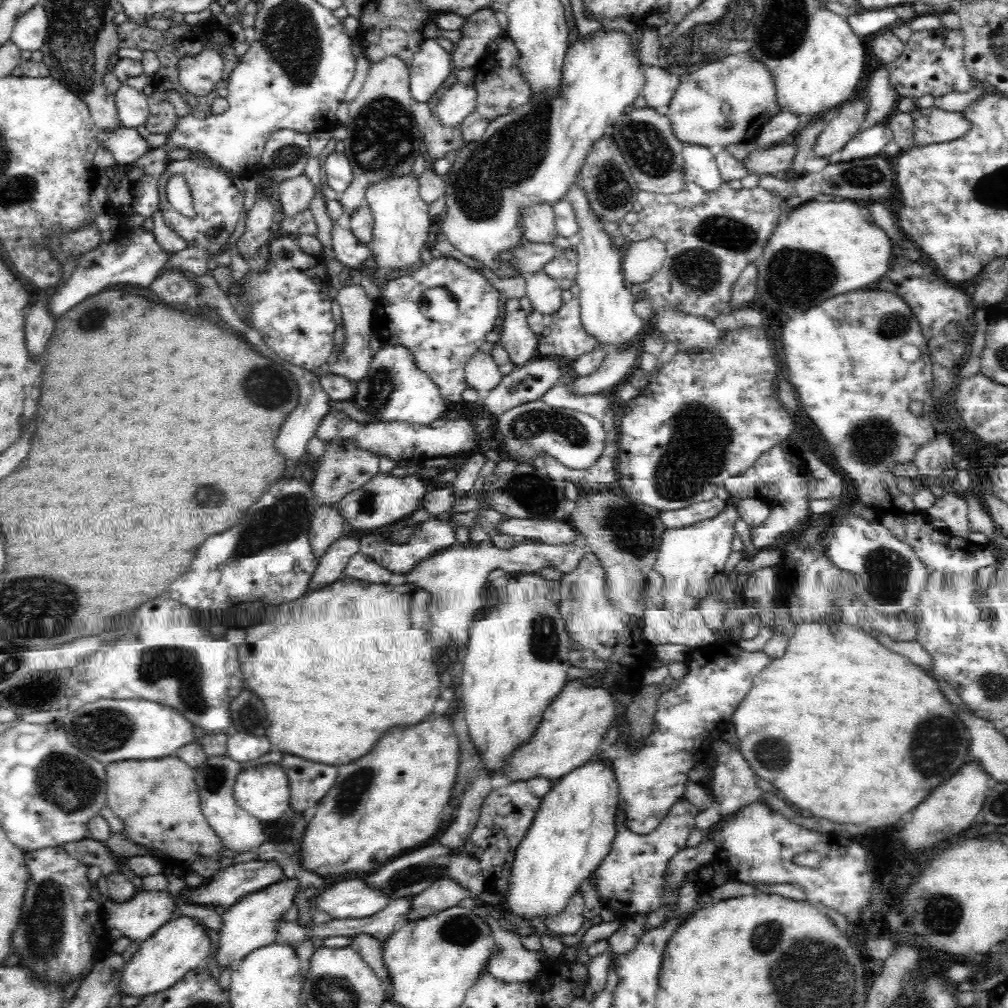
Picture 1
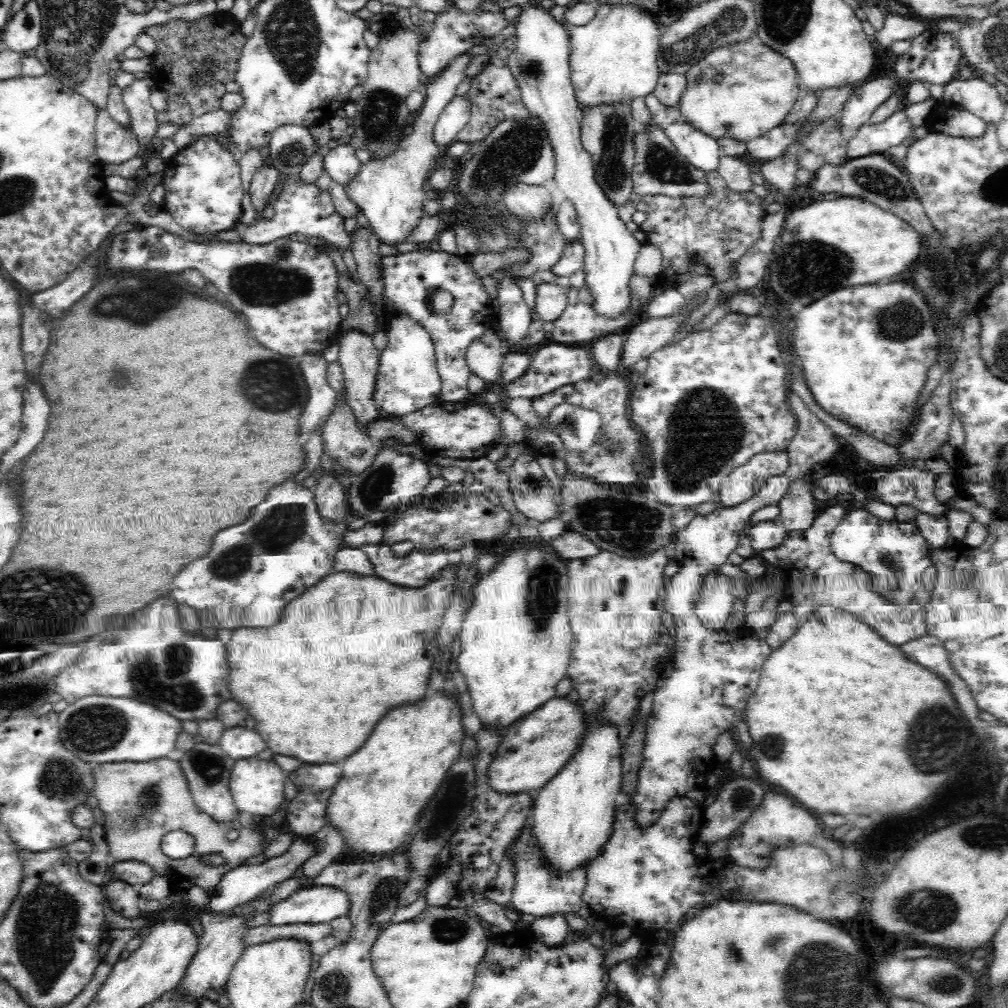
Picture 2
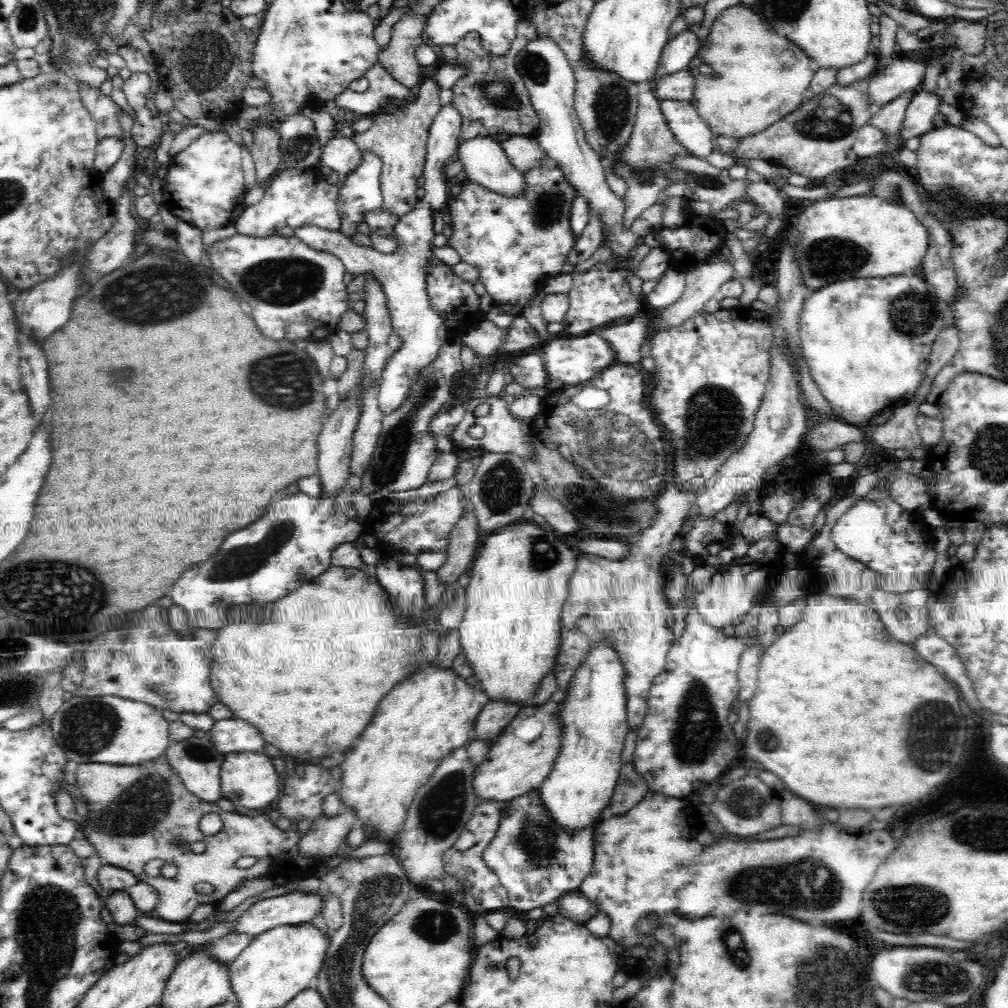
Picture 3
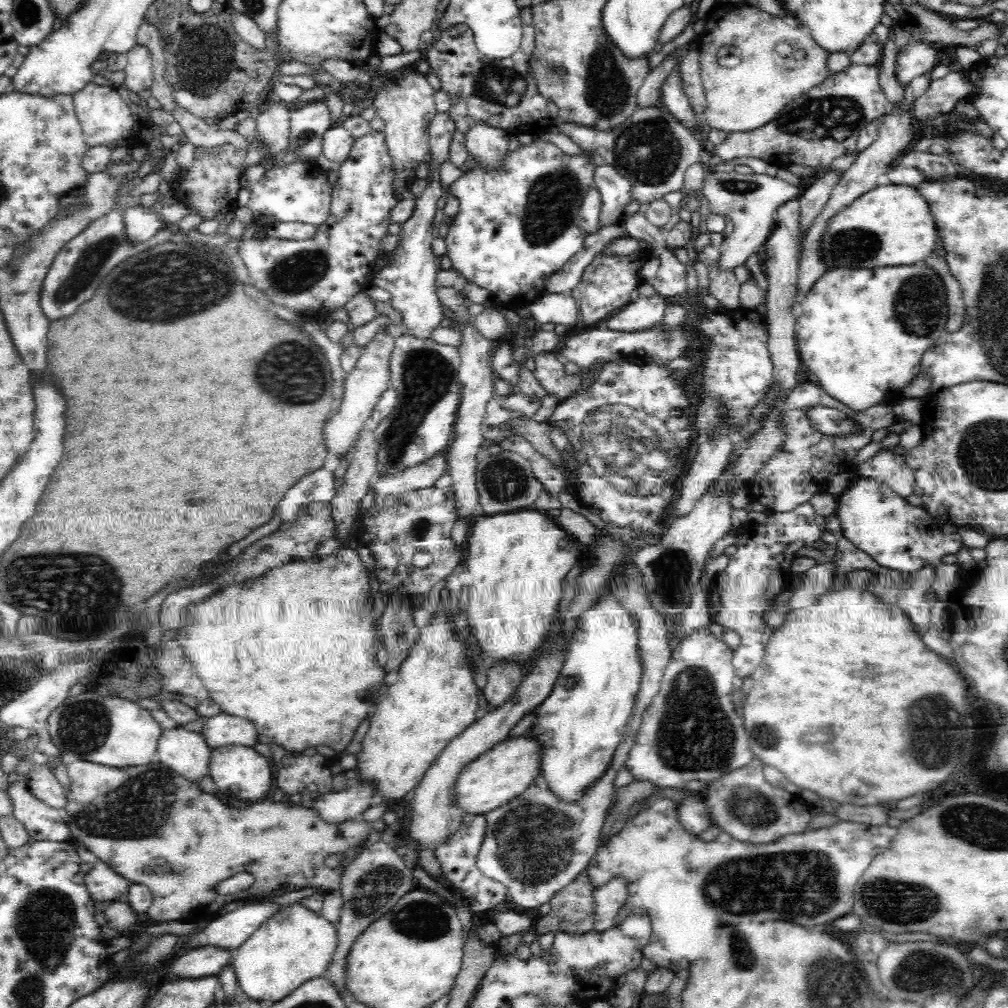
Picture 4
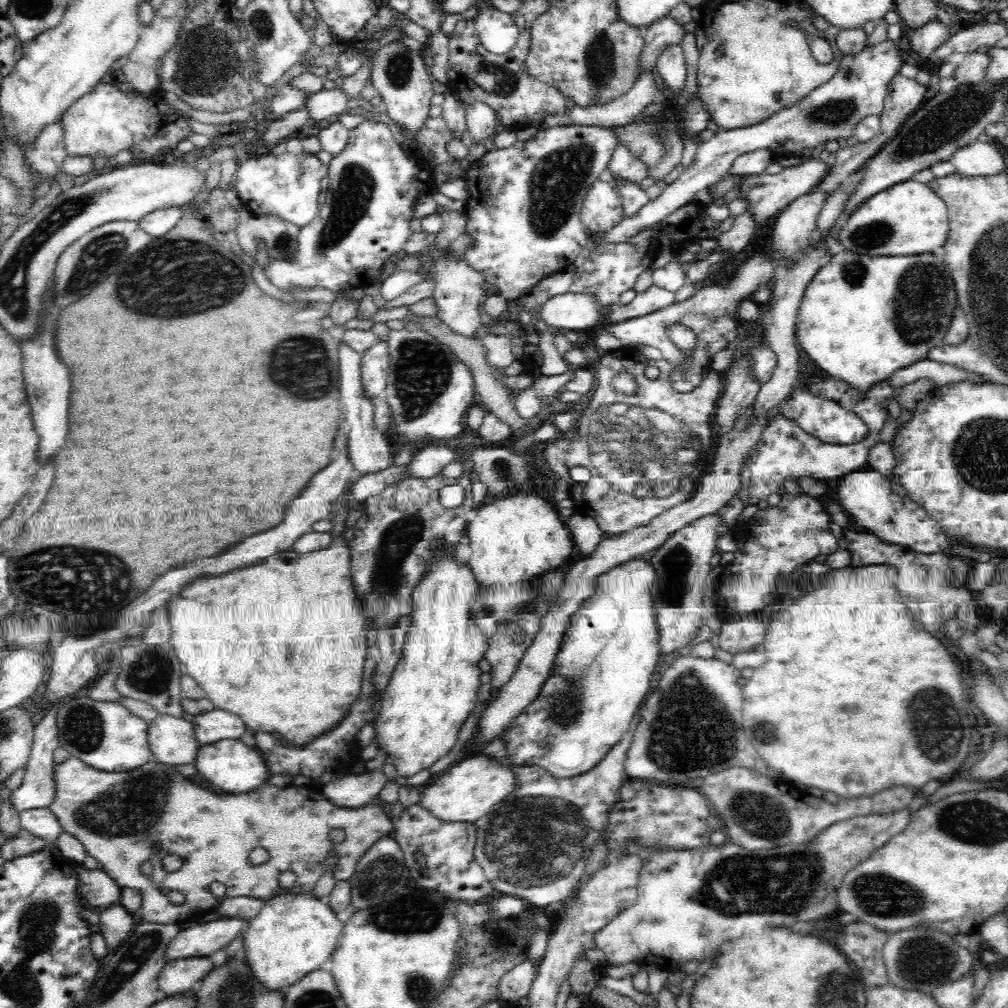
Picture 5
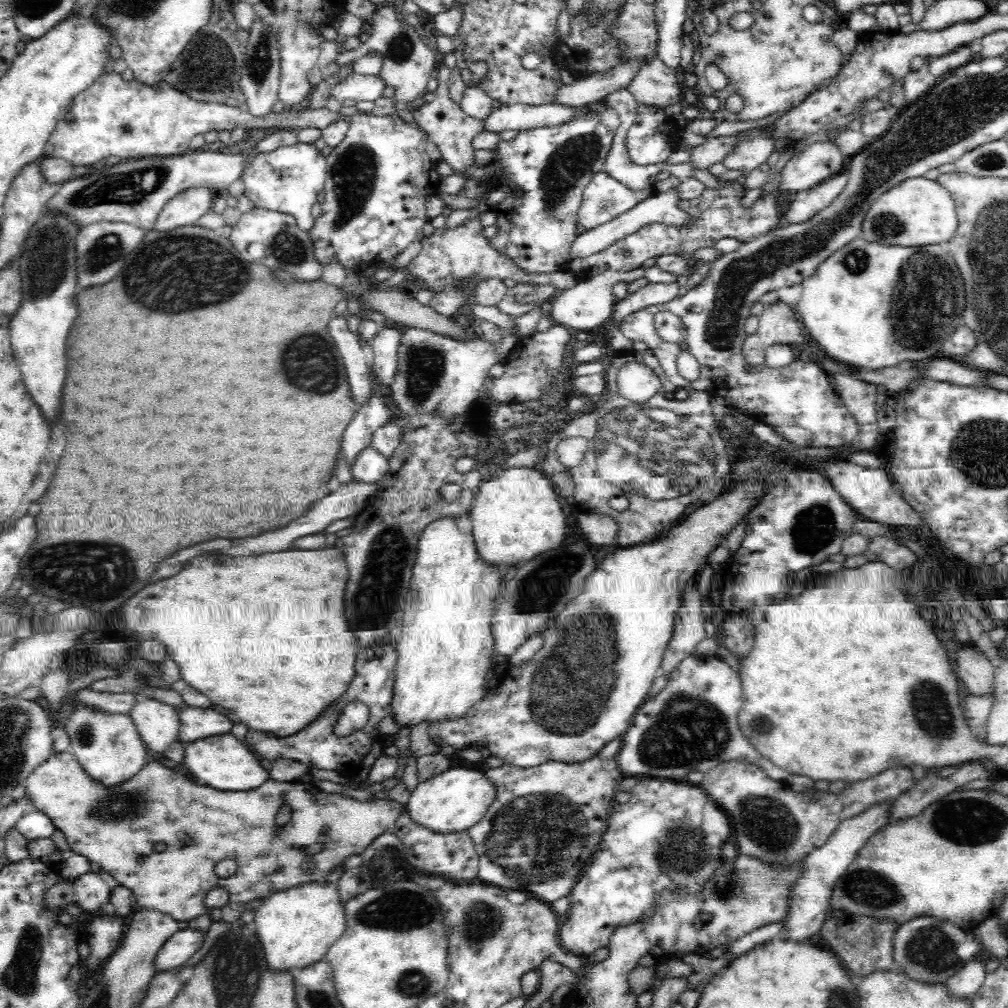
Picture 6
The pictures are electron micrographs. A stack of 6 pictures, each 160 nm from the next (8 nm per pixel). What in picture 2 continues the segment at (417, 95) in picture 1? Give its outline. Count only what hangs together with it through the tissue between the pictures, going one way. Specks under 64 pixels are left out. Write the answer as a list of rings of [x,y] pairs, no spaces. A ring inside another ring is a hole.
[[[448,4],[442,12],[436,13],[433,28],[425,40],[419,43],[417,59],[421,74],[424,78],[436,78],[459,54],[472,48],[472,38],[476,32],[480,32],[486,39],[493,39],[500,30],[506,27],[506,17],[501,11],[485,11],[481,15],[473,12],[462,12],[457,6]]]

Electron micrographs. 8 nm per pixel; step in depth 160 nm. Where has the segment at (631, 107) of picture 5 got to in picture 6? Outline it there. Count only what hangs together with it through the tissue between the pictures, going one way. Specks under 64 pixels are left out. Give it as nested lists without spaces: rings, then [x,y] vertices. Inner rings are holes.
[[[558,103],[545,104],[540,106],[530,106],[526,104],[506,104],[502,105],[499,109],[492,108],[490,114],[484,118],[484,129],[488,132],[504,132],[506,130],[529,130],[534,127],[554,127],[558,123],[564,123],[572,119],[573,115],[577,115],[580,111],[587,111],[592,107],[595,107],[596,103],[590,106],[581,107],[568,107],[566,105],[558,105]]]

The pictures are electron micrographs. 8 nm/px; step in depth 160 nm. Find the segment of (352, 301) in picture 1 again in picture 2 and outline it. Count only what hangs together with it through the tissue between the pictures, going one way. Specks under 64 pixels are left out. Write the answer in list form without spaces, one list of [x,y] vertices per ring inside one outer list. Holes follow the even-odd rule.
[[[352,330],[342,331],[338,338],[339,355],[337,361],[341,364],[343,370],[346,399],[348,406],[353,411],[354,424],[358,424],[360,429],[366,429],[370,420],[376,421],[383,417],[373,399],[376,371],[381,351],[372,344],[372,337],[373,335],[362,331]]]

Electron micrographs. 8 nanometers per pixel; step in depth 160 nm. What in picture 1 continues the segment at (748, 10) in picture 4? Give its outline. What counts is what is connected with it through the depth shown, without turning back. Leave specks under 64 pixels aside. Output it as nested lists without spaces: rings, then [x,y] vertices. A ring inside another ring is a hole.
[[[725,55],[704,64],[700,70],[695,70],[692,76],[683,74],[669,106],[663,113],[669,118],[674,137],[680,143],[704,146],[708,149],[716,145],[727,147],[730,144],[753,141],[759,134],[760,128],[763,128],[774,114],[781,111],[776,104],[775,94],[774,79],[763,62],[750,55],[743,58],[738,55]]]

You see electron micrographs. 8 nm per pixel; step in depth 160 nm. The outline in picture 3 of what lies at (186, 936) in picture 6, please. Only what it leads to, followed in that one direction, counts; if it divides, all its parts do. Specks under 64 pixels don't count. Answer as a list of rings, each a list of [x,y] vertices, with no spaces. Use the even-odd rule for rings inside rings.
[[[294,891],[291,894],[259,900],[251,905],[235,920],[235,929],[231,933],[256,937],[276,926],[308,924],[320,913],[320,895]]]

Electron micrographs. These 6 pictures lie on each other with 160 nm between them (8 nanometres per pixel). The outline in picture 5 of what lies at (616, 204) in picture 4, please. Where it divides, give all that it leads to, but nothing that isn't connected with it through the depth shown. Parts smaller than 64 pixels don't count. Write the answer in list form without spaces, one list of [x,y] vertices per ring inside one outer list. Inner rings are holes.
[[[618,144],[614,150],[608,168],[614,180],[614,188],[618,190],[616,180],[627,180],[632,184],[640,184],[648,176],[648,169],[640,159],[628,151],[628,147]]]

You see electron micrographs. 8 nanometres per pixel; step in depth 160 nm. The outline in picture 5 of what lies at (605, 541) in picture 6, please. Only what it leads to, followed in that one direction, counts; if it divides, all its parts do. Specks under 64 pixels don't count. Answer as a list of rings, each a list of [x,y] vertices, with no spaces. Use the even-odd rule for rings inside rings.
[[[572,514],[570,520],[564,520],[568,530],[572,532],[572,540],[578,548],[578,552],[582,556],[592,554],[596,546],[599,545],[603,530],[598,526],[598,523],[592,520],[592,516],[580,516],[580,514]]]

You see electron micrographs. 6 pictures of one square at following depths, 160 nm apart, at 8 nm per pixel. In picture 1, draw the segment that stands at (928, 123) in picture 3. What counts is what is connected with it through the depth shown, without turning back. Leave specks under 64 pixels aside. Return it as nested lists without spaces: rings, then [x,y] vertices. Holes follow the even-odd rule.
[[[887,122],[858,132],[838,153],[837,160],[852,161],[881,156],[893,133]]]

